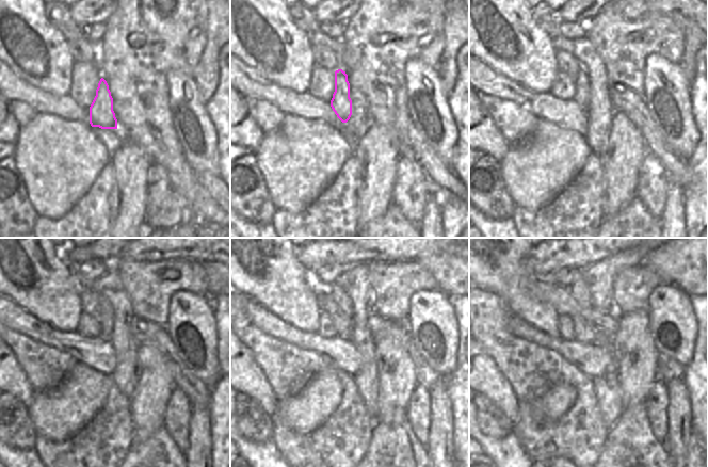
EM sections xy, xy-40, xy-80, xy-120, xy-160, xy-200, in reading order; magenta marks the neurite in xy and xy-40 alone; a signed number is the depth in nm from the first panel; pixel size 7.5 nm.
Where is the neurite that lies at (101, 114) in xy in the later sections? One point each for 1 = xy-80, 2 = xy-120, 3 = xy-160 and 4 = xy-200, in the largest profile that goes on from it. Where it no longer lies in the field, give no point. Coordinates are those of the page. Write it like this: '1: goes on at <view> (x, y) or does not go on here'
1: goes on at xy-80 (582, 84)
2: goes on at xy-120 (107, 321)
3: goes on at xy-160 (339, 295)
4: goes on at xy-200 (578, 289)

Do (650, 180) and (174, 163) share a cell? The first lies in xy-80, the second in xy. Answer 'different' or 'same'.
different

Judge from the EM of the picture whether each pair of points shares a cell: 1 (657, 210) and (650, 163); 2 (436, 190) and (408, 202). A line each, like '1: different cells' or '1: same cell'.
1: same cell
2: different cells

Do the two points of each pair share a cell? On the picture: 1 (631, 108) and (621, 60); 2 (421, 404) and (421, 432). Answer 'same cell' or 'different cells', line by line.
1: different cells
2: same cell

